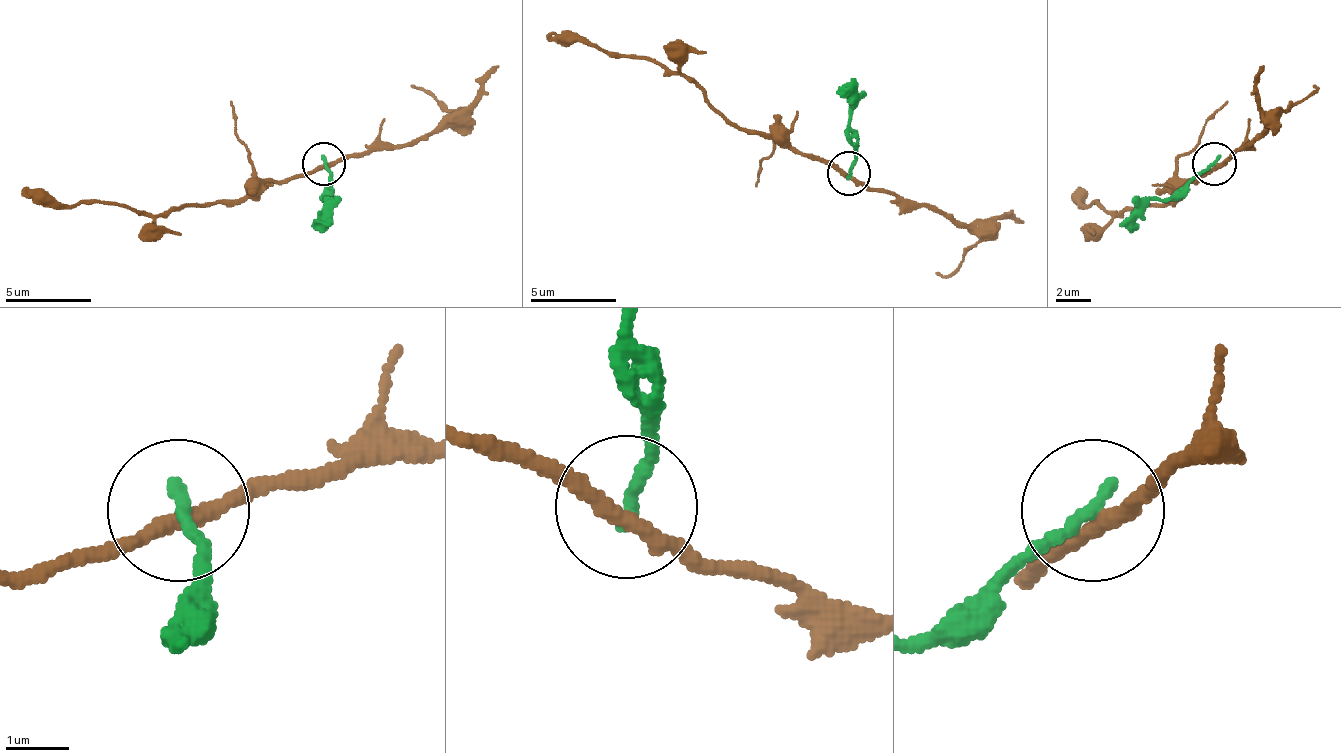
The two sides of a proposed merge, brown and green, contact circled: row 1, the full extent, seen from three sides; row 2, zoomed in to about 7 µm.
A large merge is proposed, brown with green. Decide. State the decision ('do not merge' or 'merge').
do not merge

